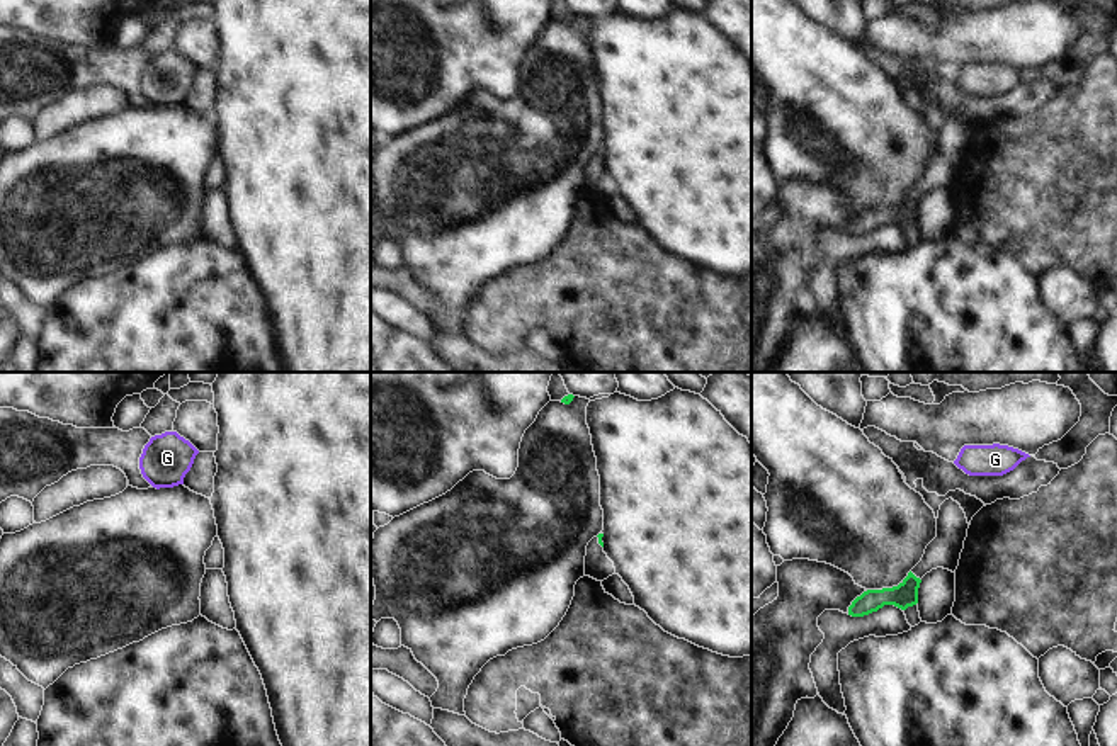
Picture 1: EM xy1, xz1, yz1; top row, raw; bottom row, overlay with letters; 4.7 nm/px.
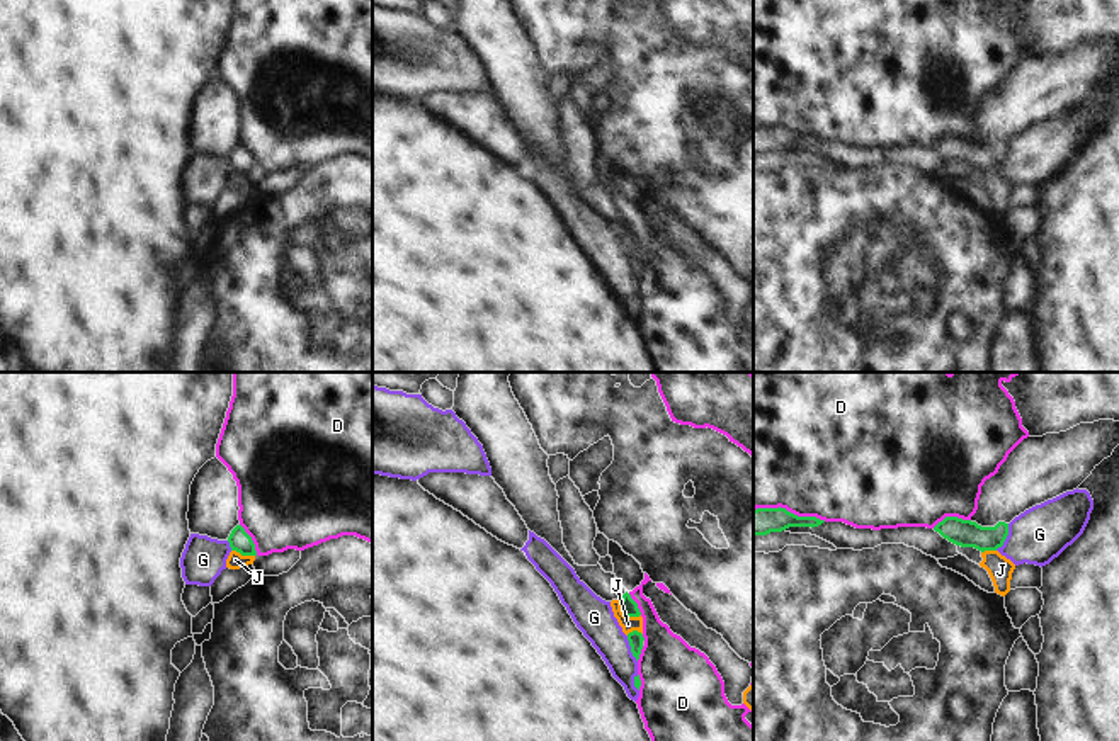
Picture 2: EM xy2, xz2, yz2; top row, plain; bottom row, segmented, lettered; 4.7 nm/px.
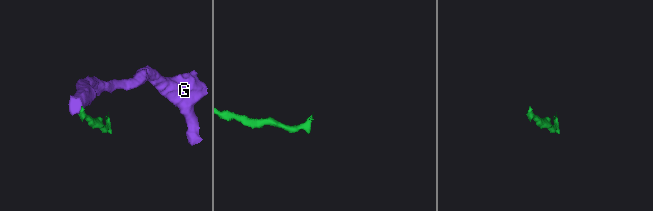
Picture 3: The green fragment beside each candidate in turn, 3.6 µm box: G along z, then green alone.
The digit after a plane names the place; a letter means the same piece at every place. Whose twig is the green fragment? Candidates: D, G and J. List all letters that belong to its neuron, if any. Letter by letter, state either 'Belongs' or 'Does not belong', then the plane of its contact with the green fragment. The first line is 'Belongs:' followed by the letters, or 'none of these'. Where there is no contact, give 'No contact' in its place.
Belongs: none of these
D: Does not belong. Touches green in yz2
G: Does not belong. Touches green in yz2
J: Does not belong. Touches green in xz2

